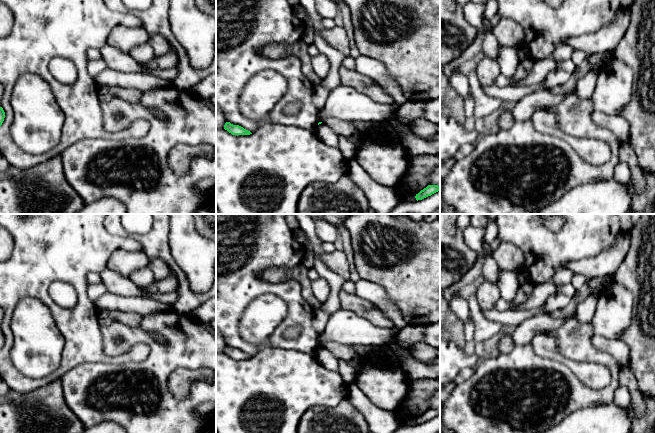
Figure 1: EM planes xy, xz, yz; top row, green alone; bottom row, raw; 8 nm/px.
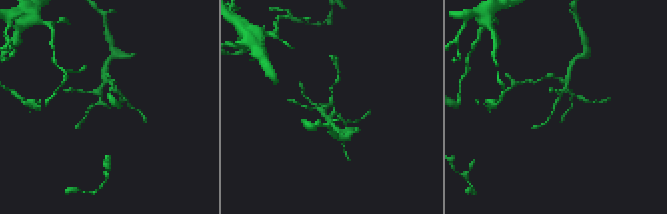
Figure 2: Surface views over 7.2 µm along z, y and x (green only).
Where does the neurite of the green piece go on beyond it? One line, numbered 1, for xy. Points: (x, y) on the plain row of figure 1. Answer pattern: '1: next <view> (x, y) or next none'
1: next none

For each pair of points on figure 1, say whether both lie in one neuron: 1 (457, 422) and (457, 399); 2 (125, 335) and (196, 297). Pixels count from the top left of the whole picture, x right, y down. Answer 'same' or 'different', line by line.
1: same
2: different

